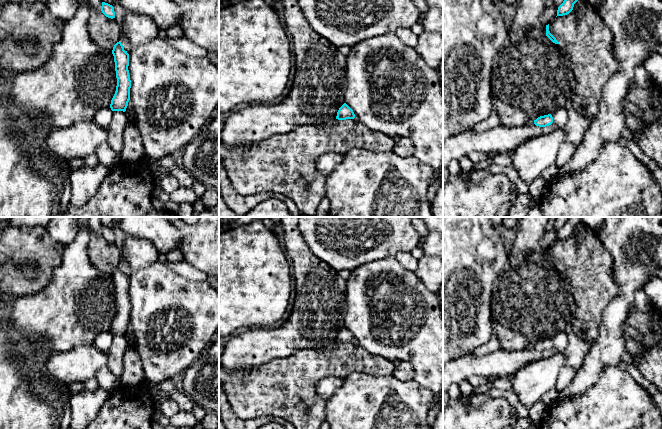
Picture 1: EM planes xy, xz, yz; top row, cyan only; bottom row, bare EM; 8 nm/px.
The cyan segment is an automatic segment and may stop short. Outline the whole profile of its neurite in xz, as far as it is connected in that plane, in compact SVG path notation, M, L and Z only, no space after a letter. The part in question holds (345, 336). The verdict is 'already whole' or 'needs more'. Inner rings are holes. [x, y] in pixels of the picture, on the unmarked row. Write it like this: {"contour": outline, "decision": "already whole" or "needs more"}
{"contour": "M344 327L338 334L336 343L338 344L346 344L346 343L354 343L355 338L353 334Z", "decision": "already whole"}

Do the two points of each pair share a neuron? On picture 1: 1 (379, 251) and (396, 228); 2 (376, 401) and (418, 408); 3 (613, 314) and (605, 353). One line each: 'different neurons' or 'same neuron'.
1: same neuron
2: same neuron
3: same neuron

